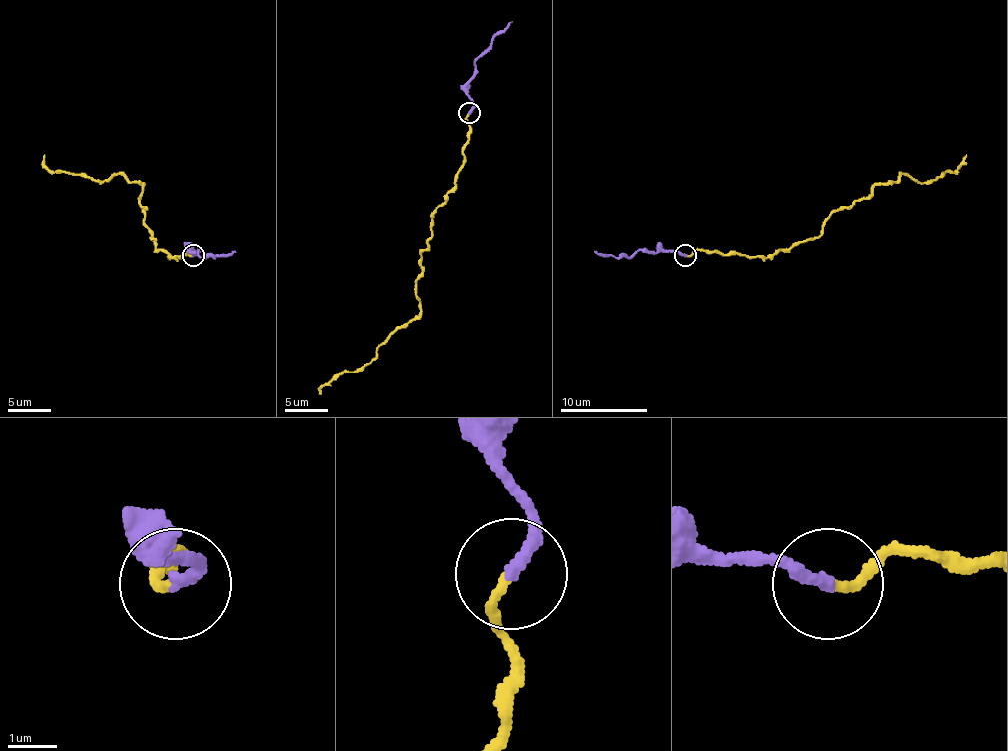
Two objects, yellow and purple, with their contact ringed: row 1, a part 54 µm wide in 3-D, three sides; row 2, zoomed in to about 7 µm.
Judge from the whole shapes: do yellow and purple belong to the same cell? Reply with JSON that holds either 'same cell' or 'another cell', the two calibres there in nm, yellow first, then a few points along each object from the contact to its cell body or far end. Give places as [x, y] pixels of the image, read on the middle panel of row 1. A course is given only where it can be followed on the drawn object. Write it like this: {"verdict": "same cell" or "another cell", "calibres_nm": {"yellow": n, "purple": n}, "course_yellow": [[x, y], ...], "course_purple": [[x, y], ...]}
{"verdict": "same cell", "calibres_nm": {"yellow": 190, "purple": 280}, "course_yellow": [[469, 112], [464, 164], [434, 216], [421, 260], [419, 314], [371, 359], [334, 375], [321, 394]], "course_purple": [[469, 112], [473, 106], [469, 86], [475, 60], [512, 21]]}

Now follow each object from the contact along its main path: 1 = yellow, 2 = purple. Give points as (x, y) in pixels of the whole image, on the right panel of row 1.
1: (685, 256), (771, 256), (817, 236), (832, 212), (875, 184), (904, 173), (932, 182), (967, 154)
2: (685, 256), (678, 251), (659, 249), (615, 258), (593, 251)

